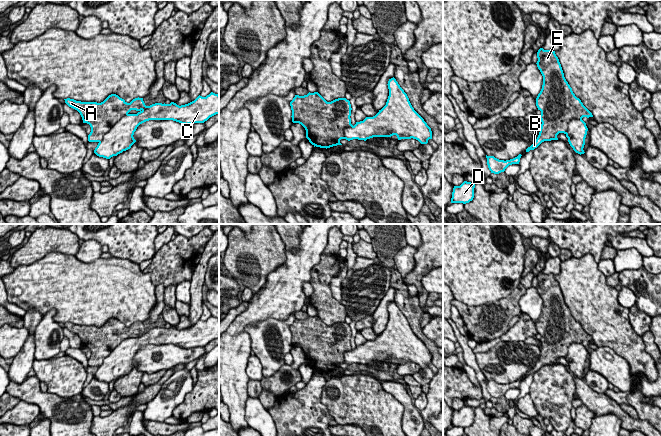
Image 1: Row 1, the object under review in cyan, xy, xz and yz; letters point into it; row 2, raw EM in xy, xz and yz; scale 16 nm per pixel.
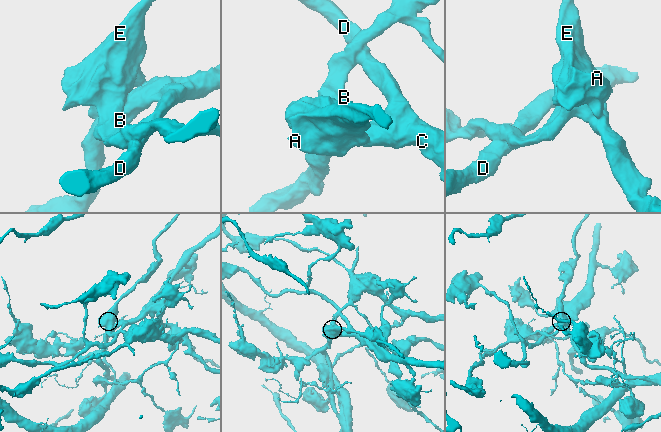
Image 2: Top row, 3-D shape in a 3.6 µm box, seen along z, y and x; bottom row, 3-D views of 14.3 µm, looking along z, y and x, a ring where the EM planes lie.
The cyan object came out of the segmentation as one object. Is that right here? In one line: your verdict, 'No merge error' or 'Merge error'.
Merge error

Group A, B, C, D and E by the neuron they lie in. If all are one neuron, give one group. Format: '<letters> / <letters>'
A B E / C D

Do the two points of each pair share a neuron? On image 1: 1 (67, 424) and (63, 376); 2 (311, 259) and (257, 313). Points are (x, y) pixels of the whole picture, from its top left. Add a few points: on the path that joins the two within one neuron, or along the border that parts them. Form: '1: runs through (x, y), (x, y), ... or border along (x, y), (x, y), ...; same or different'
1: border along (47, 391), (59, 396), (80, 394); different
2: runs through (298, 272), (270, 300); same

